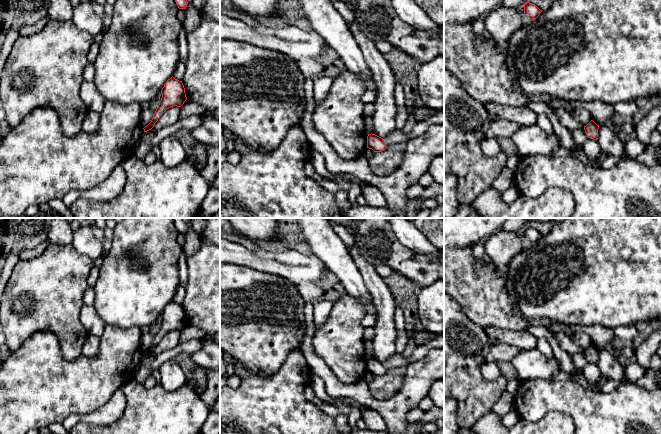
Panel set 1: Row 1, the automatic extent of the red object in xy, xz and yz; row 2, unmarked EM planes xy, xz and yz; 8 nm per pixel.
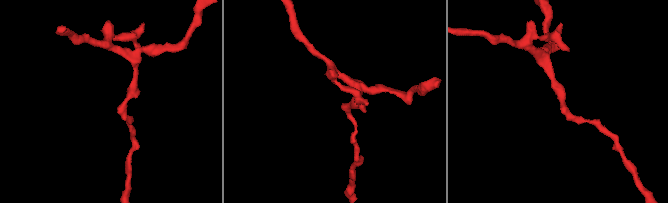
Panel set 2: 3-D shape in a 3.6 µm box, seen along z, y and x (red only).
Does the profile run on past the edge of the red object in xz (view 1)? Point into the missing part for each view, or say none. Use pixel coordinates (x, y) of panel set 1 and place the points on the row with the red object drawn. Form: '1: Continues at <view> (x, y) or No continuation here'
1: No continuation here

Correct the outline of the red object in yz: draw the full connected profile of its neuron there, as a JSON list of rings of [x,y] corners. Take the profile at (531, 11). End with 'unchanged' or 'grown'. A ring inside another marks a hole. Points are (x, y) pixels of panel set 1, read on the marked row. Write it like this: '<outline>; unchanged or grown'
[[[528,1],[525,2],[524,14],[528,20],[536,19],[540,15],[541,12],[542,12],[542,10],[540,10],[536,5],[534,5]]]; unchanged

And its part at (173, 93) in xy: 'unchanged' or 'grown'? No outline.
unchanged

